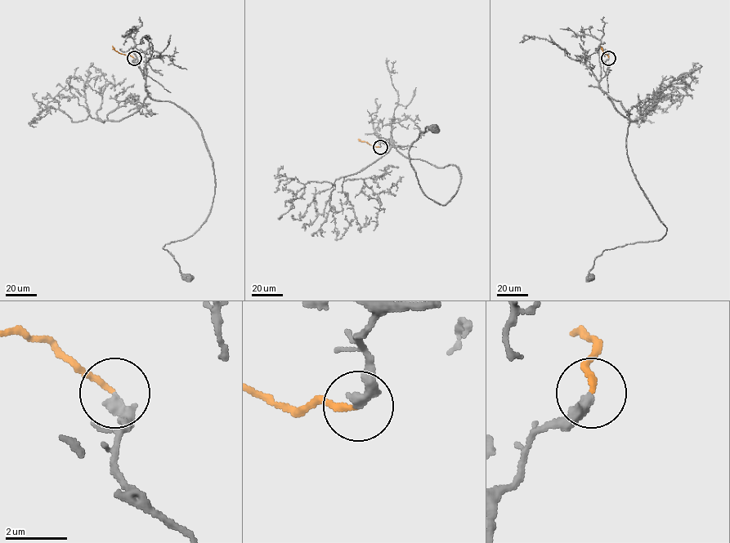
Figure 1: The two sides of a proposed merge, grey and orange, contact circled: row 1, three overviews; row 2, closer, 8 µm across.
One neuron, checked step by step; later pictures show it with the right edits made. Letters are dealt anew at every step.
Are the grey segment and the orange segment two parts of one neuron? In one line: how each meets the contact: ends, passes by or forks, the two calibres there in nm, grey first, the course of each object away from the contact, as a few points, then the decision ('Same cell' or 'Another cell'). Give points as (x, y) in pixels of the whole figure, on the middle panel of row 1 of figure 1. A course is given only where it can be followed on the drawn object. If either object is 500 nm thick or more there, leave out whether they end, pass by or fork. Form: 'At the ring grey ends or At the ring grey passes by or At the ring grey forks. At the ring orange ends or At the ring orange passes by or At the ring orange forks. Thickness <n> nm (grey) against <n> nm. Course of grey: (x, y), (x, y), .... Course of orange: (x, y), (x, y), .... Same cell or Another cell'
At the ring grey ends. At the ring orange ends. Thickness 380 nm (grey) against 170 nm. Course of grey: (379, 147), (391, 137), (408, 158), (458, 167), (445, 205), (425, 194), (409, 159), (419, 134), (433, 129). Course of orange: (379, 147), (358, 139). Same cell

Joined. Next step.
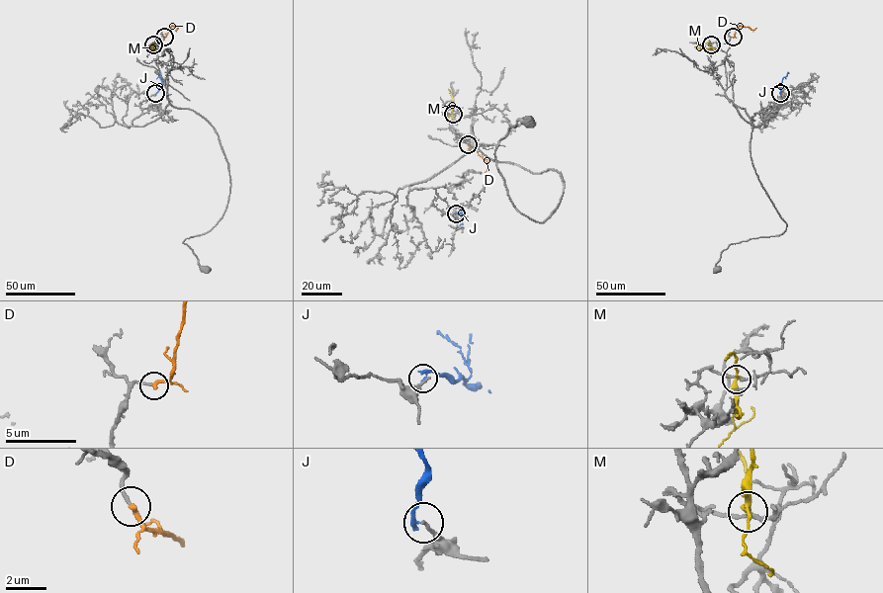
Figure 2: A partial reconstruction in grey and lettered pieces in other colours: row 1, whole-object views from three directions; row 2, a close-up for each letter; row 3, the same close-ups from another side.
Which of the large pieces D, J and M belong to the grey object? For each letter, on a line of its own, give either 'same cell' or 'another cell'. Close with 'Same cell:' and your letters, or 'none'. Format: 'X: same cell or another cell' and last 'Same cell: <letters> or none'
D: another cell
J: another cell
M: another cell
Same cell: none

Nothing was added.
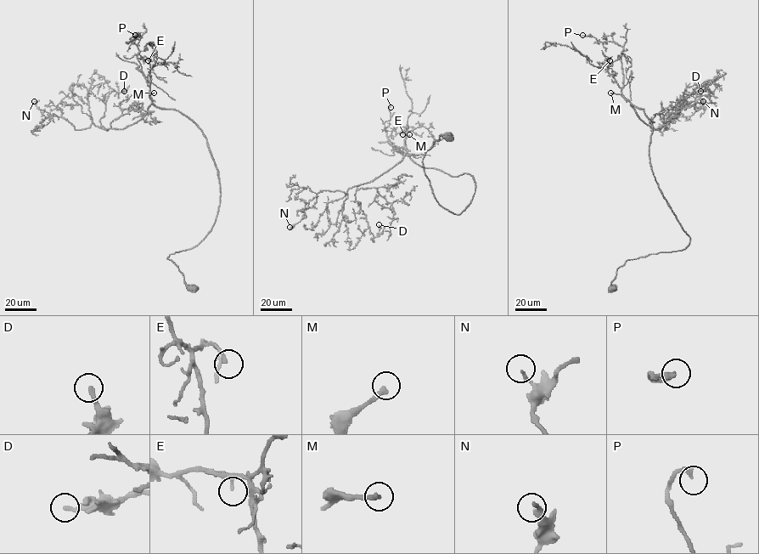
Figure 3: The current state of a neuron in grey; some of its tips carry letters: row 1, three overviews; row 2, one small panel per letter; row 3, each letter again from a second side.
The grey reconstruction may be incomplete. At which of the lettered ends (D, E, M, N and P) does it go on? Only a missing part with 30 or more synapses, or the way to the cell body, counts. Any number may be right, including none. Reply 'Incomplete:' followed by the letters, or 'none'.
Incomplete: M

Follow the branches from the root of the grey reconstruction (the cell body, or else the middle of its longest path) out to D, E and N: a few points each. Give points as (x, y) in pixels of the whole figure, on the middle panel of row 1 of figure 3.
D: (448, 137), (424, 172), (442, 206), (469, 205), (470, 174), (405, 155), (357, 187), (374, 236), (379, 224)
E: (448, 137), (434, 142), (423, 168), (436, 201), (459, 214), (473, 197), (472, 177), (420, 166), (402, 134)
N: (448, 137), (423, 168), (459, 214), (472, 177), (405, 155), (347, 194), (321, 190), (289, 227)

